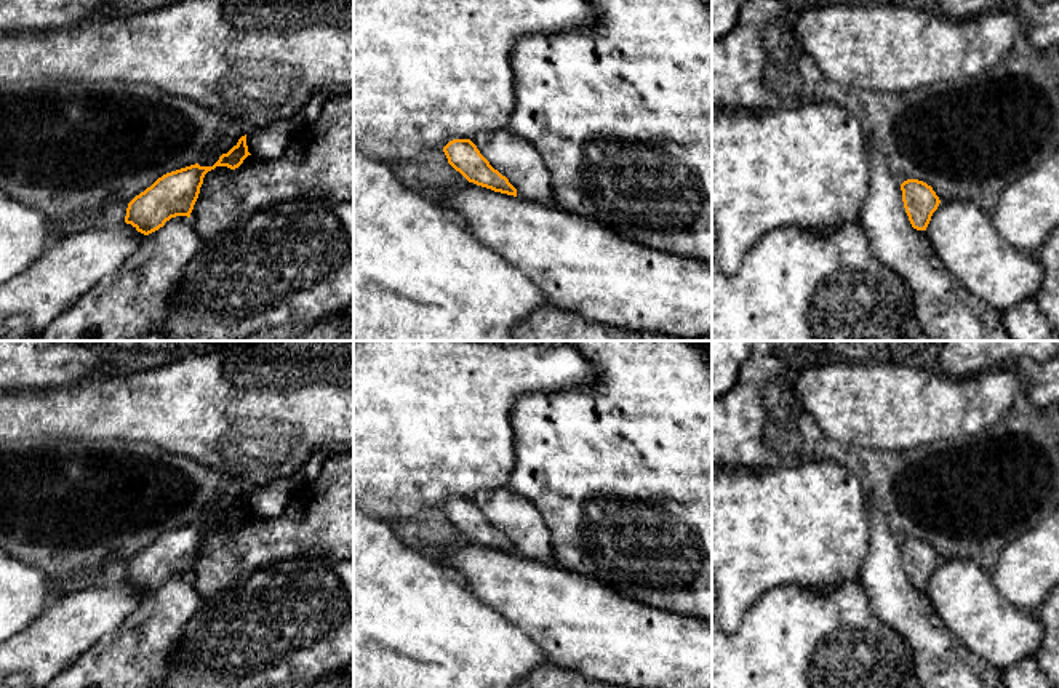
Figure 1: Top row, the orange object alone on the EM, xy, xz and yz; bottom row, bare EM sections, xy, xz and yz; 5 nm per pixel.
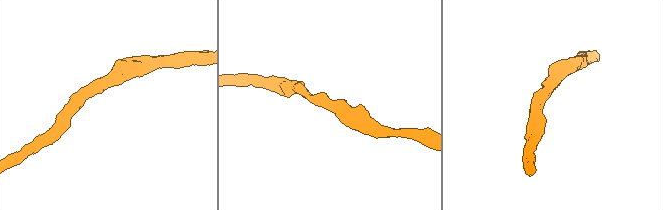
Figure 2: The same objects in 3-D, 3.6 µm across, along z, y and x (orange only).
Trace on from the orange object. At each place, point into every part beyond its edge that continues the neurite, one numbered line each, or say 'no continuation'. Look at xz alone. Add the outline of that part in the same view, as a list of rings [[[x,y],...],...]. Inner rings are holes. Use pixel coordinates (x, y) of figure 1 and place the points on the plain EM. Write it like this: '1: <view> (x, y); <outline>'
no continuation

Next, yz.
no continuation

